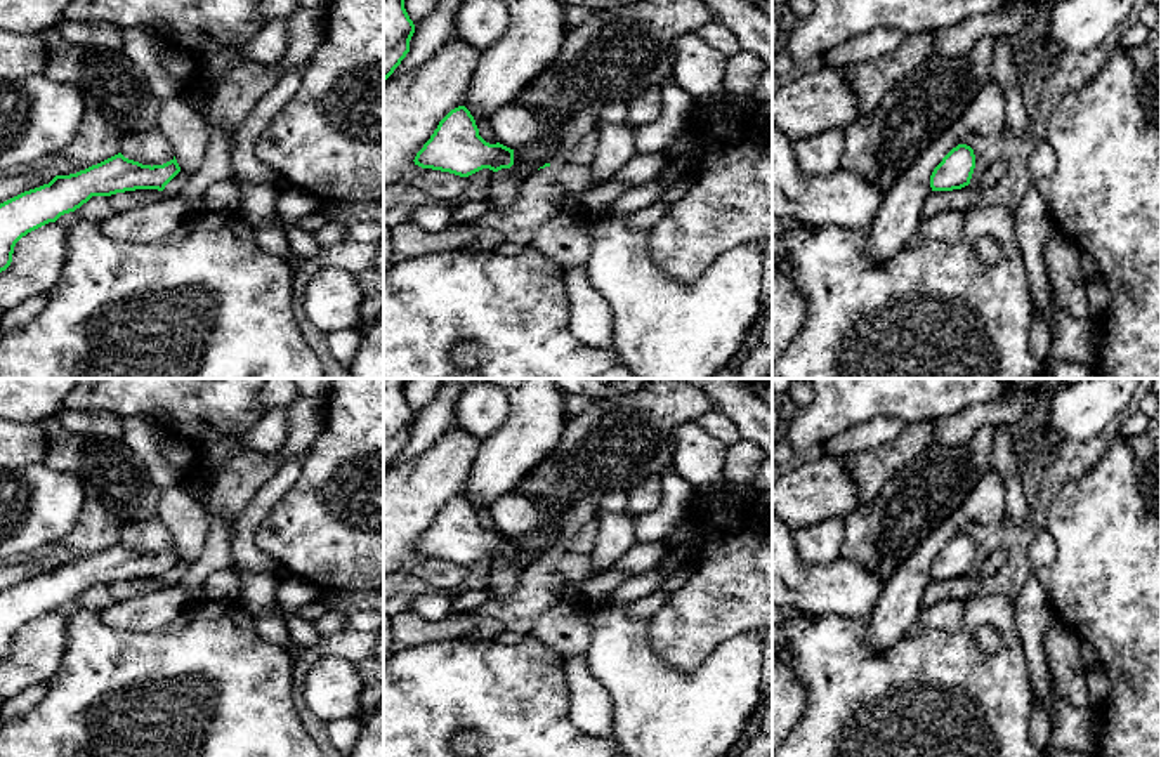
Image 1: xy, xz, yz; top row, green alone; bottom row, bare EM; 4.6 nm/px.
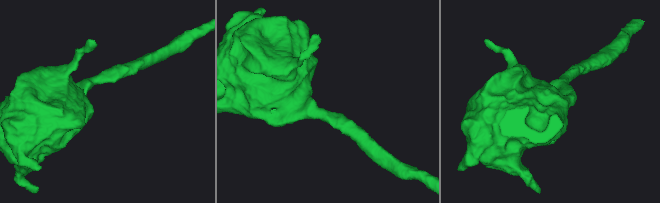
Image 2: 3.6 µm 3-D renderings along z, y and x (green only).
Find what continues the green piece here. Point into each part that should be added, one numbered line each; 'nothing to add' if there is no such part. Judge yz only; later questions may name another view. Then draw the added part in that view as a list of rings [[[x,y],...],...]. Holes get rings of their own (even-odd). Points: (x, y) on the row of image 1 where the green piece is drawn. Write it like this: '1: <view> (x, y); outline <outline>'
nothing to add

